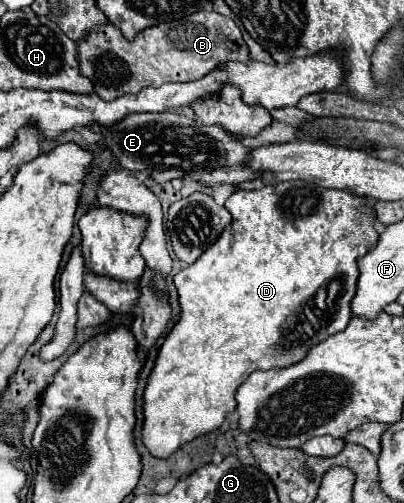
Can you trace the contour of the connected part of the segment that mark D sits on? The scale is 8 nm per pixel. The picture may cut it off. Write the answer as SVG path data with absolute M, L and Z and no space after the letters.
M301 179L277 183L275 187L263 187L257 191L239 189L225 201L225 207L233 217L229 231L223 231L221 239L217 239L217 243L213 247L209 247L193 265L185 267L183 271L179 271L173 277L173 283L179 293L181 315L157 351L155 367L151 369L151 375L147 377L147 387L143 393L145 421L143 421L143 429L141 429L141 439L143 439L143 445L149 449L149 453L157 459L167 459L183 443L189 443L205 433L219 429L221 423L225 421L225 417L231 411L235 411L235 407L237 407L235 391L249 377L249 373L253 373L255 369L277 369L277 367L281 369L281 367L295 365L301 359L305 359L305 355L311 347L319 345L329 335L343 331L351 319L351 299L357 289L357 277L359 277L357 259L361 255L365 255L377 241L377 231L373 229L373 211L371 211L371 207L365 205L363 197L351 195L349 191L341 191L341 189L331 191L331 189L315 187L313 183L303 183Z

